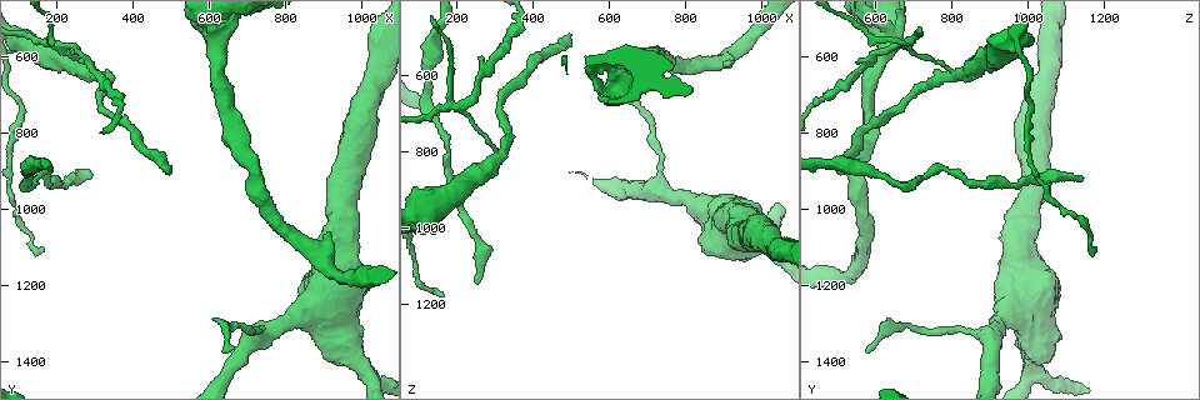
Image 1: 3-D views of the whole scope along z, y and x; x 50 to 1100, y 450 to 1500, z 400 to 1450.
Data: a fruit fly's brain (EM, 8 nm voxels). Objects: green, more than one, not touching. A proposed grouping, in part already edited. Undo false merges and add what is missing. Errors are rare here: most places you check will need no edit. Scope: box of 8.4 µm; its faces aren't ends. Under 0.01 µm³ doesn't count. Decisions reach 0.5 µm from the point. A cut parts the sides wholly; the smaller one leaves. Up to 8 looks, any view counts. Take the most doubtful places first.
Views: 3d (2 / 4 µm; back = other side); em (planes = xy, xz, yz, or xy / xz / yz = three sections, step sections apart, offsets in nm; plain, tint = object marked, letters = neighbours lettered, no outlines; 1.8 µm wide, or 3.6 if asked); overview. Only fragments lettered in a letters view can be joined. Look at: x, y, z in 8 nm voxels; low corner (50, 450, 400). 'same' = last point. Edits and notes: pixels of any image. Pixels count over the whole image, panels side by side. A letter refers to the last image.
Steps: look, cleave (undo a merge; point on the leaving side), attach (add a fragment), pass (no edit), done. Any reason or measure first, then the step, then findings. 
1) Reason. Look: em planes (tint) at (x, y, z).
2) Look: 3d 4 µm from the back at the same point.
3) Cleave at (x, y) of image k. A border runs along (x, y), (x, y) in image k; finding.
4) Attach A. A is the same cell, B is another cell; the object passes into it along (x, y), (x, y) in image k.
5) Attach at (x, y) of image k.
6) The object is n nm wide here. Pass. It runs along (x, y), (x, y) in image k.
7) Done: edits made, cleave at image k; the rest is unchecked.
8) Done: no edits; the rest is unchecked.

Look: 3d 4 µm at (215, 585, 685).

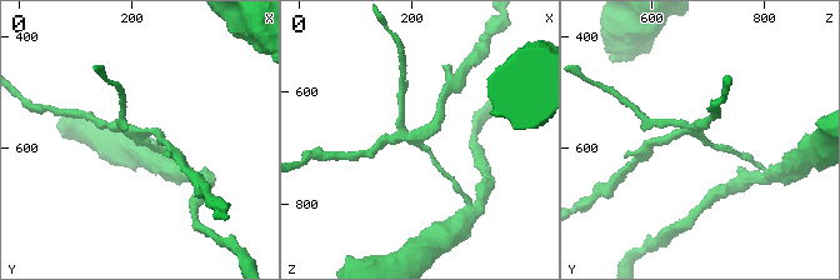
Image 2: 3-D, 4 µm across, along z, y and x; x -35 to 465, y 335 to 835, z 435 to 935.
Look: em xy step 4 (tint) at (215, 575, 690).

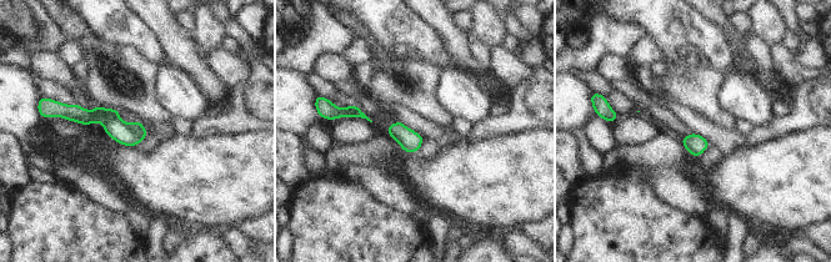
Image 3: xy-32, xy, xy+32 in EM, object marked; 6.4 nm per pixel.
Look: em planes (letters) at the same point.

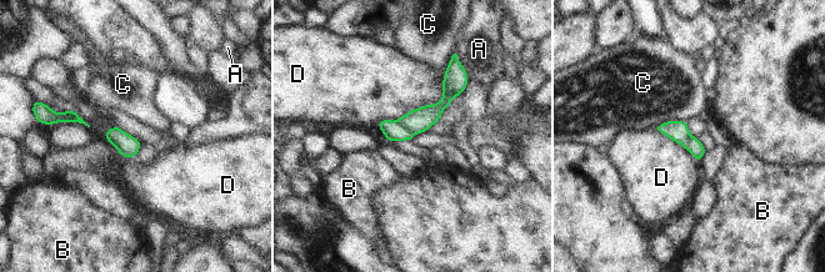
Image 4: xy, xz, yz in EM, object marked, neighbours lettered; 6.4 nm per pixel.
The longest contact is with D, 550 nm. Cleave at (416, 121) of image 4. A, B, C and D are other cells; the part that leaves runs along (460, 79), (431, 114), (401, 121) in image 4; two cells meet here.

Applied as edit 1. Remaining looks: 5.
Branch stops here. Look: em planes (plain) at (250, 925, 1145).

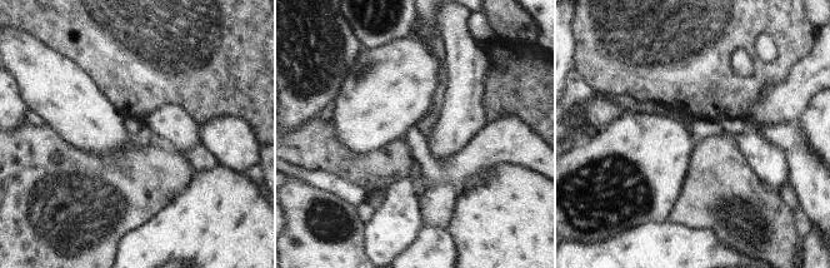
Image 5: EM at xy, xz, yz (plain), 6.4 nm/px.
See the neighbours. Look: em planes (letters) at the same point.

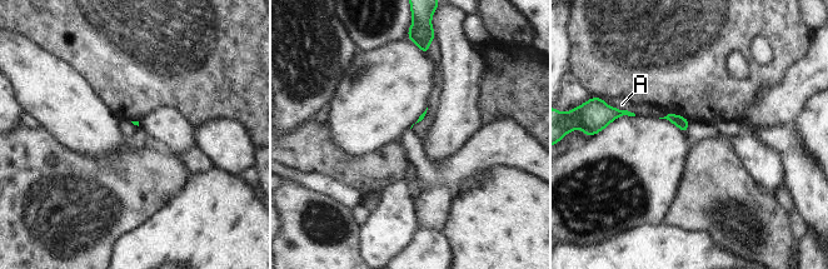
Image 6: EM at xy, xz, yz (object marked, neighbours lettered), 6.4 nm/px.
The longest contact is with A, 200 nm. Pass. A is another cell; none of them fits.

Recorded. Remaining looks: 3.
Long arm stops here. Look: 3d 2 µm from the back at (505, 890, 530).

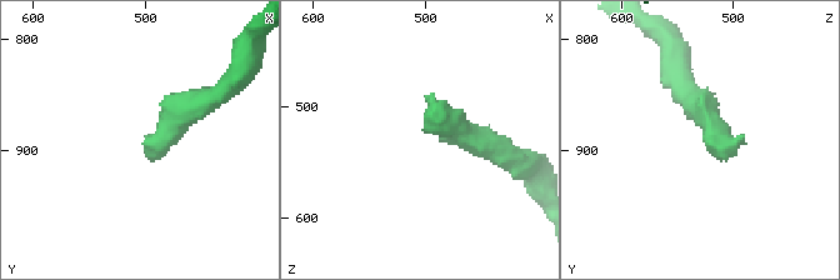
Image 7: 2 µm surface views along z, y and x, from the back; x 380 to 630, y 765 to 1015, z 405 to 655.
Look: em 3.6 µm xz step 16 (letters) at (504, 890, 524).

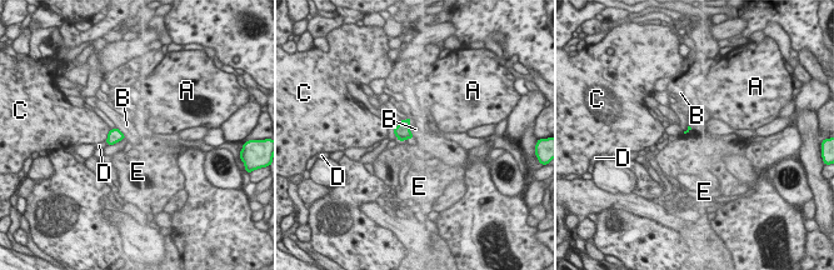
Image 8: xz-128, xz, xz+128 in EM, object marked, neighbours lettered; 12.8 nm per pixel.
Pass. A, B, C, D and E are other cells; a border runs along (410, 121), (410, 133), (414, 136) in image 8; none of them fits.

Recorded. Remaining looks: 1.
An open end. Look: em planes (letters) at (630, 1385, 580).

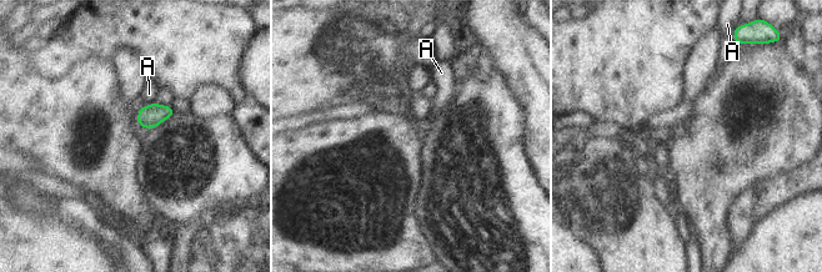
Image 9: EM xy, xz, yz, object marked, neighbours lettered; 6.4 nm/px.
Pass. A is another cell; a border runs along (154, 101), (141, 107) in image 9; no lettered fragment goes on from it.

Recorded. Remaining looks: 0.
Done: edits made, cleave at image 4; the rest is unchecked.

